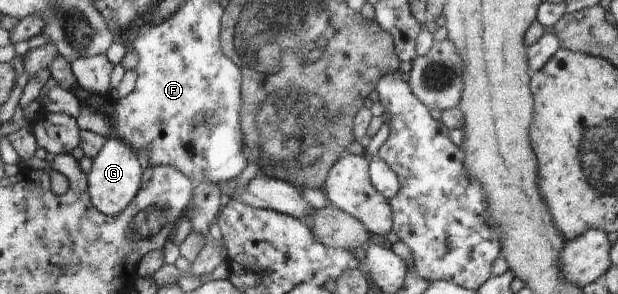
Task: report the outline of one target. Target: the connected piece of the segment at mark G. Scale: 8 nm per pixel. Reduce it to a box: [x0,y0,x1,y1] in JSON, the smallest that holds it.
[88,136,144,216]

